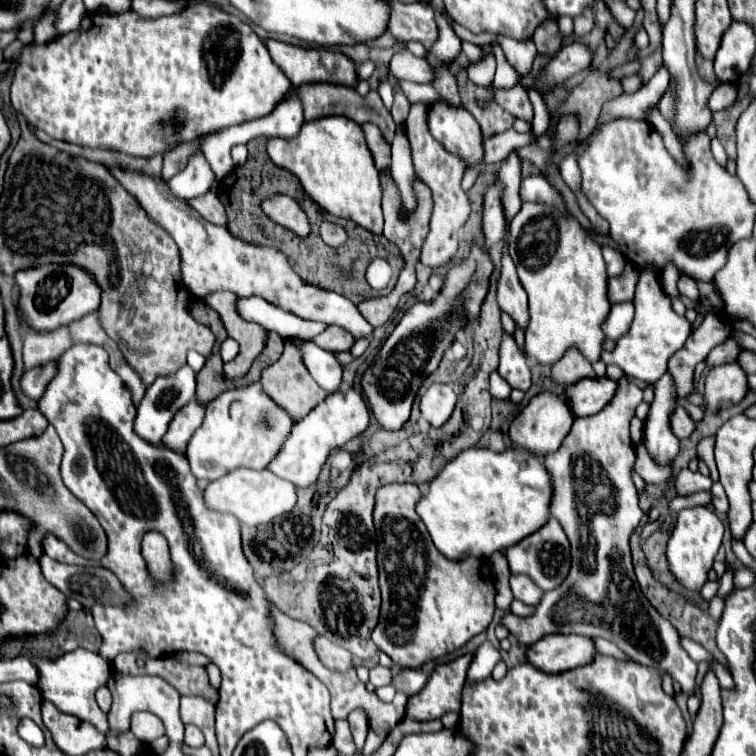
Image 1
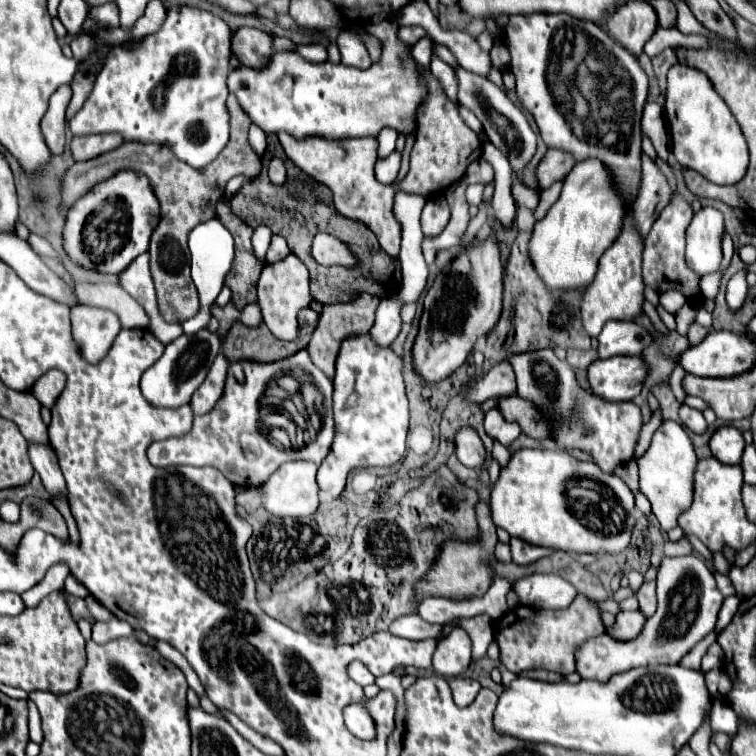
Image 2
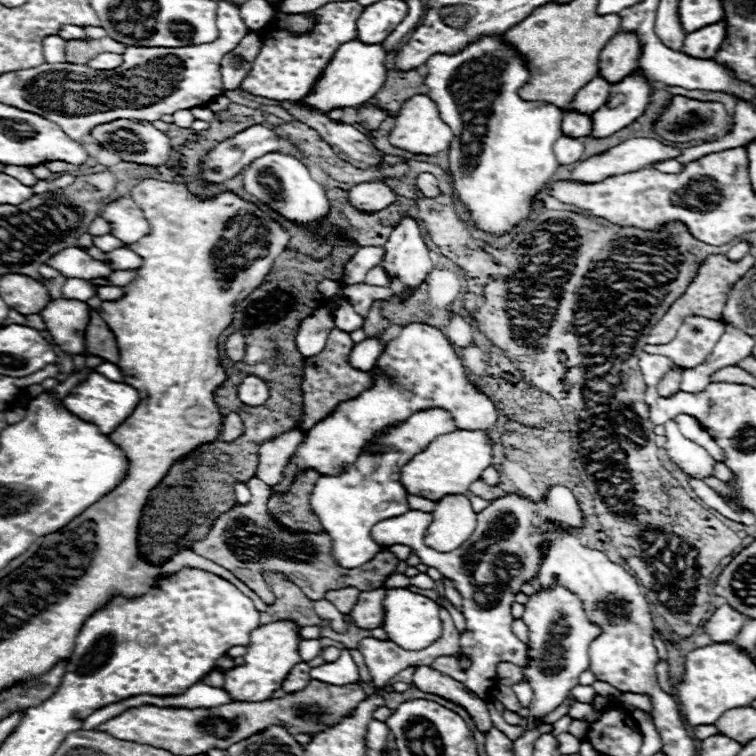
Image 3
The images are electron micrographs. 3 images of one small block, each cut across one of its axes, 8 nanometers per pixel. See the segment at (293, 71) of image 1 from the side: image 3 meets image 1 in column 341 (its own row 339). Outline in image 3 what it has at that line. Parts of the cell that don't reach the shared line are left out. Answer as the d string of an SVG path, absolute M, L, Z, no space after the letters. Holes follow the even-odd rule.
M58 298L58 300L52 300L40 312L40 316L52 340L62 348L62 352L70 356L86 354L84 334L86 334L86 324L90 318L86 302Z

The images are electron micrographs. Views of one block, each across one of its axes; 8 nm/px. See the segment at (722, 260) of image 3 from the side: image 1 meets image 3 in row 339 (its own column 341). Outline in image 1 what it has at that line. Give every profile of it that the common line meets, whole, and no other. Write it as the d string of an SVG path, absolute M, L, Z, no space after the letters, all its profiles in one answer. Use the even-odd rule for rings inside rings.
M316 636L314 648L316 648L316 654L320 656L322 664L334 672L348 672L354 666L352 654L346 648L330 642L326 636Z

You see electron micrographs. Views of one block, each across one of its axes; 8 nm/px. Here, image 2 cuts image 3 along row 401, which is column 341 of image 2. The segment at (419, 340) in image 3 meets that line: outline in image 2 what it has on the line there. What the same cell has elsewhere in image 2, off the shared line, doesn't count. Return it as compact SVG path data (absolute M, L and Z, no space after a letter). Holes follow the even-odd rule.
M368 334L344 340L336 358L332 410L336 436L328 456L318 468L316 480L320 490L330 492L336 498L344 490L346 476L352 468L392 466L406 452L410 416L400 356L396 356L390 348L378 348Z

